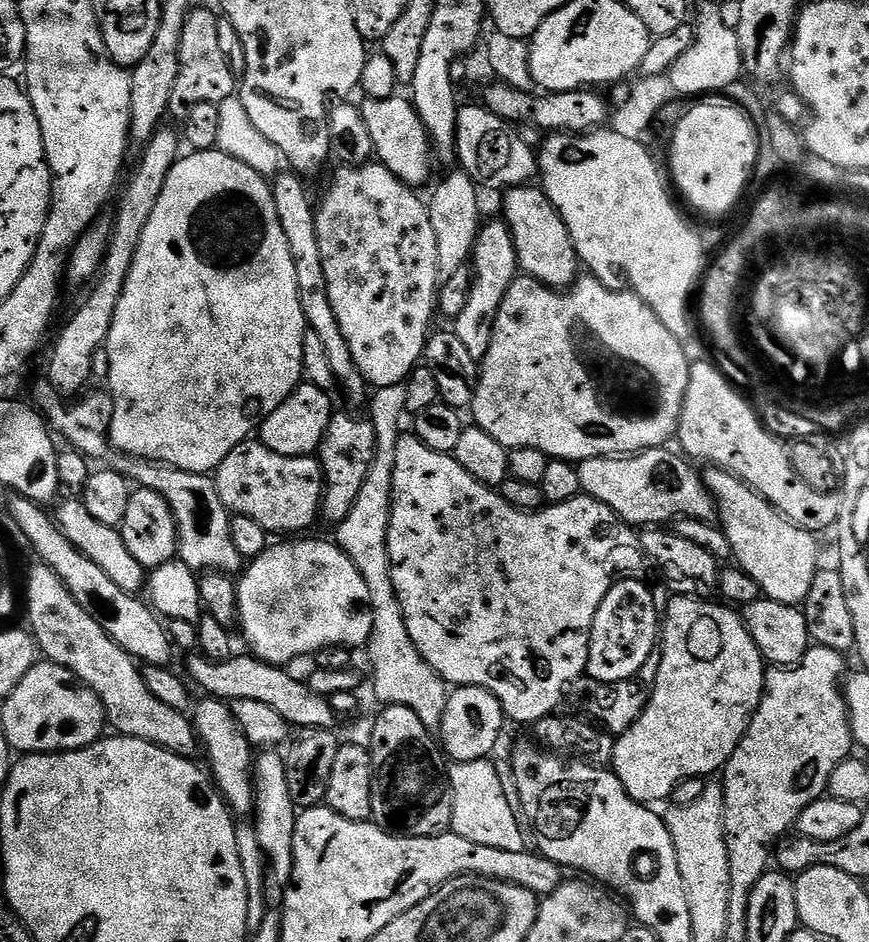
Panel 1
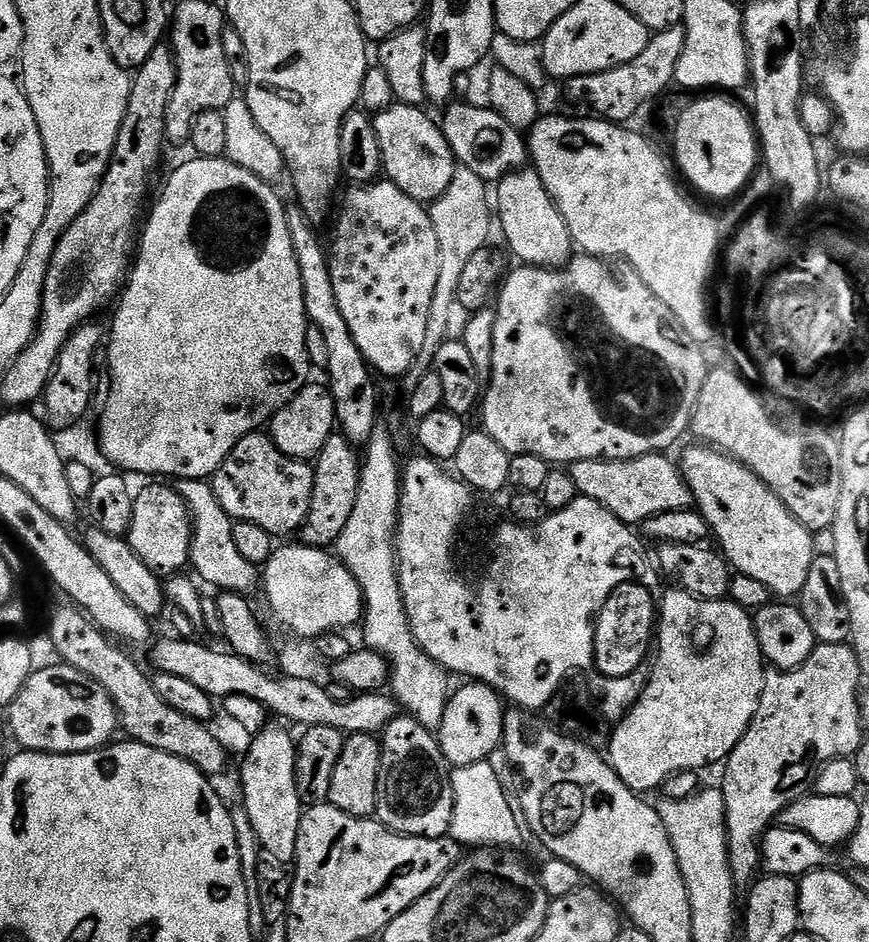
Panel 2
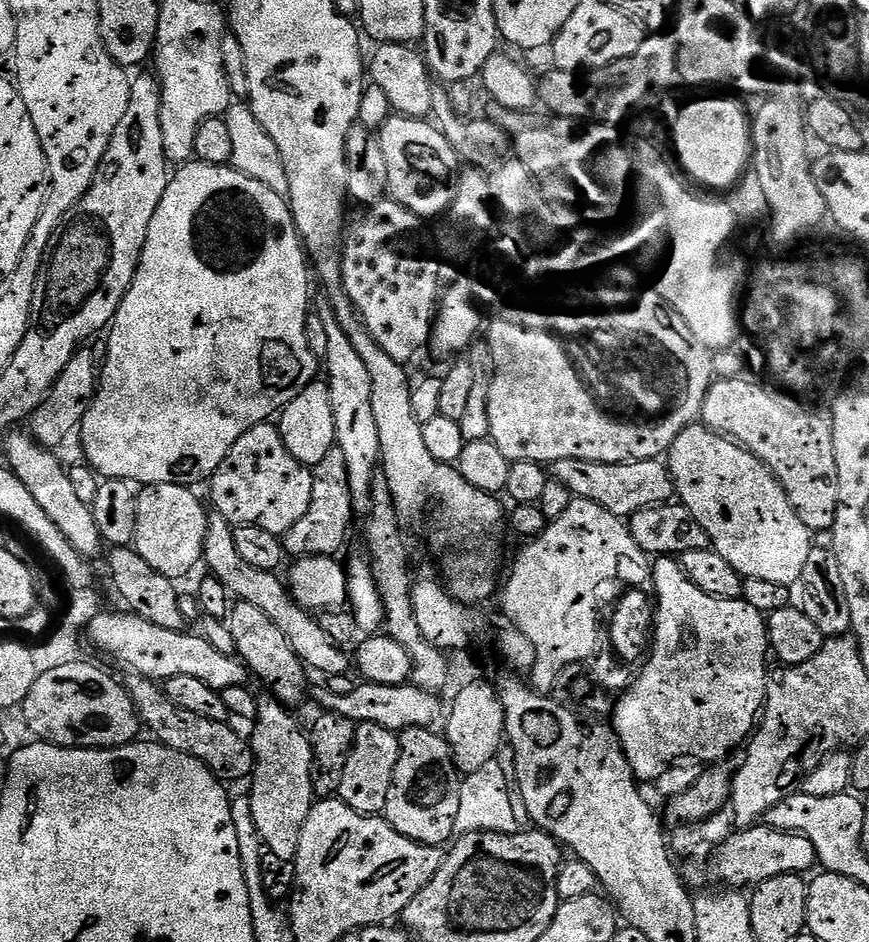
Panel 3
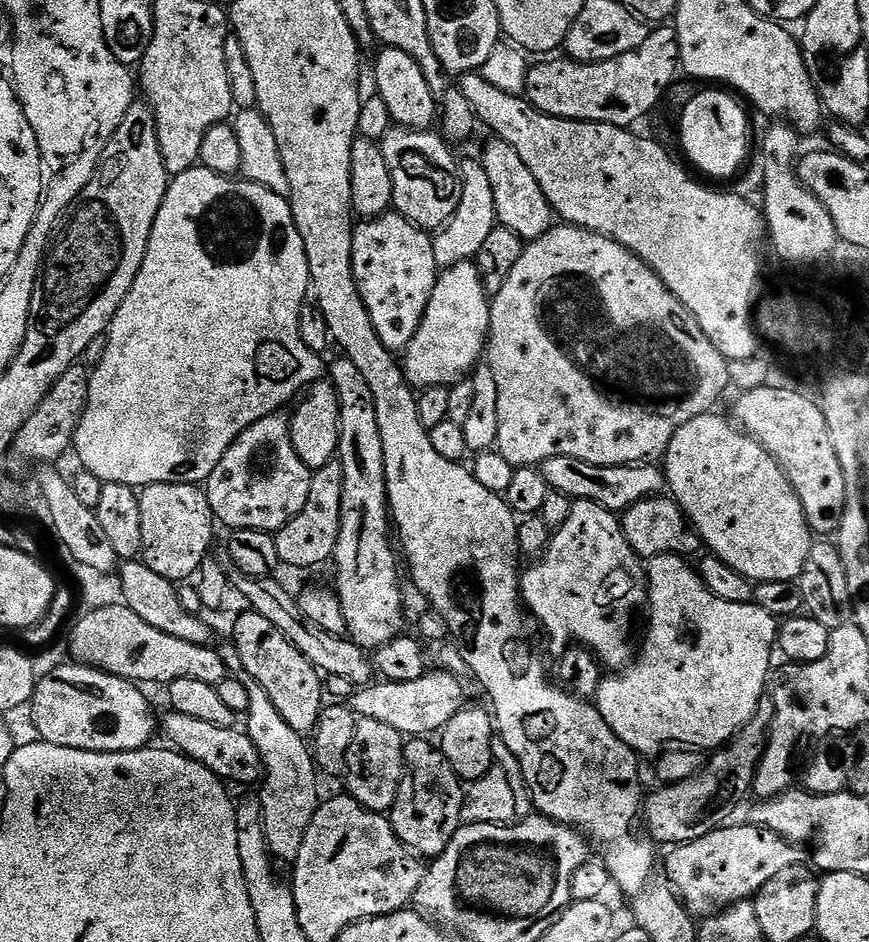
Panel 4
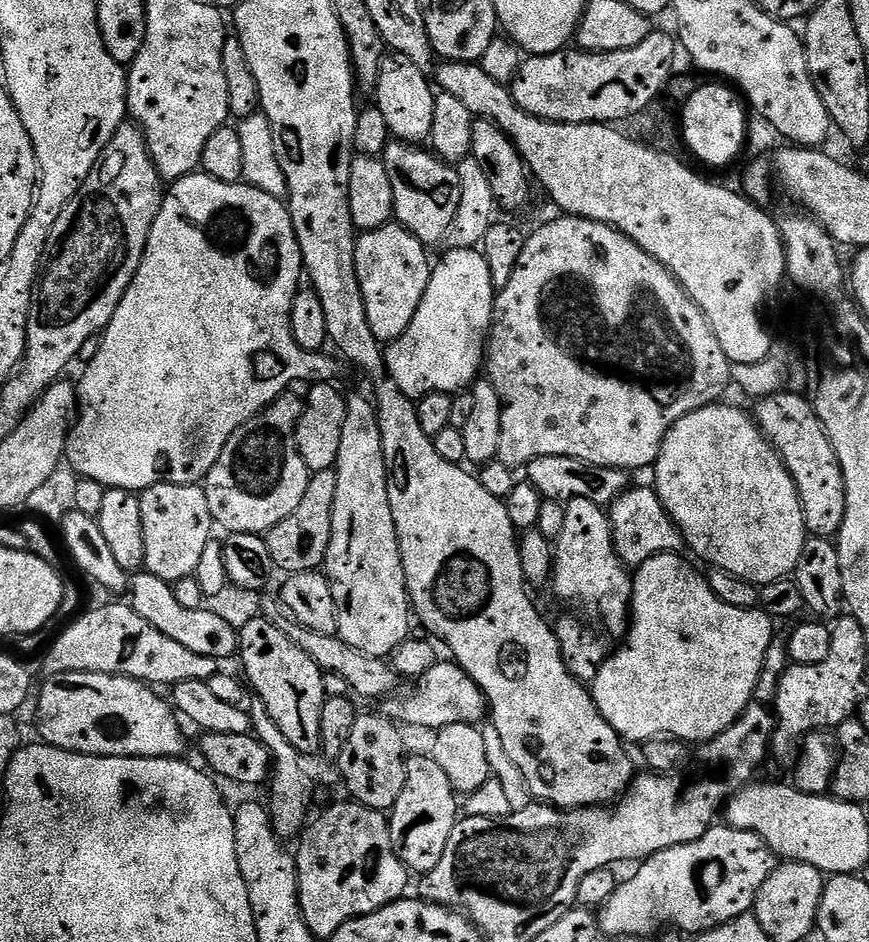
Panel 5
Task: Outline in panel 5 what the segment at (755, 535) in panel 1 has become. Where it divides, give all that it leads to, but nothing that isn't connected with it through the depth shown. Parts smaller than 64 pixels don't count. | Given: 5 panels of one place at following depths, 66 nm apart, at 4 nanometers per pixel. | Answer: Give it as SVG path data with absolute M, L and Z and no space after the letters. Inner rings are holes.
M724 403L707 404L704 408L699 408L690 414L686 414L686 418L674 422L674 426L668 431L666 438L662 442L660 453L654 465L654 473L656 472L654 487L658 498L662 502L662 506L670 514L670 518L676 523L680 533L683 534L685 545L689 549L692 547L693 554L691 553L691 555L693 557L701 556L708 563L708 566L712 568L721 568L738 578L742 578L746 582L763 586L775 580L791 577L795 573L798 566L798 558L802 554L802 546L806 539L804 511L802 510L802 502L800 501L800 495L796 489L794 478L788 473L788 467L785 466L780 453L772 447L772 443L760 431L759 424L756 423L749 413L747 416L742 409L735 408L732 404Z

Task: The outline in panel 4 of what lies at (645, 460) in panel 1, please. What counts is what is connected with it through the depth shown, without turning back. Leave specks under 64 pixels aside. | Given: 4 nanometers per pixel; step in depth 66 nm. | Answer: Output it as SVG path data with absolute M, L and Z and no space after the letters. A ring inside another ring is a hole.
M559 456L546 458L538 467L551 491L566 494L573 502L589 500L617 514L622 514L630 506L634 506L634 502L642 502L648 496L661 495L666 488L663 471L652 462L594 466L590 462L582 462L582 458Z

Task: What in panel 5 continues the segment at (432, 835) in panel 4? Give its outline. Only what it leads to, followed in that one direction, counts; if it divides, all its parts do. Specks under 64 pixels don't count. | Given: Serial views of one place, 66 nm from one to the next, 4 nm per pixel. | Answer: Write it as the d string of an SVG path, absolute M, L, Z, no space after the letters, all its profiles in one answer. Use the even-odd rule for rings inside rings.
M413 755L408 762L406 786L402 794L398 794L398 802L390 809L388 829L392 835L392 848L398 858L408 867L409 873L426 874L438 866L442 854L446 851L446 842L450 842L450 834L458 819L456 813L458 793L452 787L450 778L446 778L446 770L438 766L436 757Z

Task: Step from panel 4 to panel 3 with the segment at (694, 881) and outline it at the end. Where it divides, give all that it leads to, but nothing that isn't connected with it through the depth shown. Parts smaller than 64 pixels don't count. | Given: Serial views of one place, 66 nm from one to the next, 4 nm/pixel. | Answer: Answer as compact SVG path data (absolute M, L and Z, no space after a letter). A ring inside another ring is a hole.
M764 822L733 831L732 835L715 845L713 852L716 853L708 864L708 872L713 882L720 884L716 886L727 885L732 890L744 890L747 884L755 886L779 876L804 876L811 873L811 868L815 869L818 864L810 838L797 832L769 828Z

